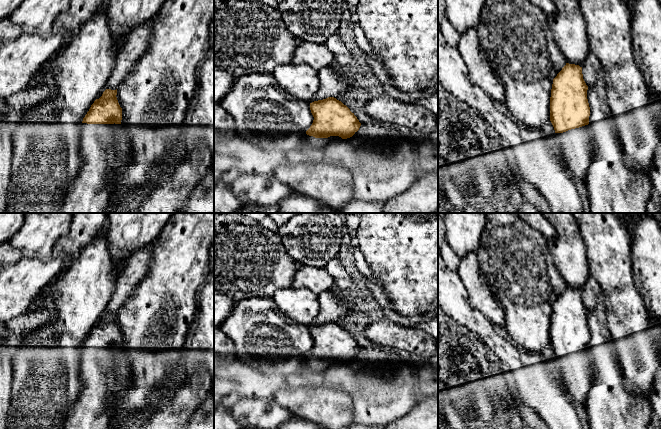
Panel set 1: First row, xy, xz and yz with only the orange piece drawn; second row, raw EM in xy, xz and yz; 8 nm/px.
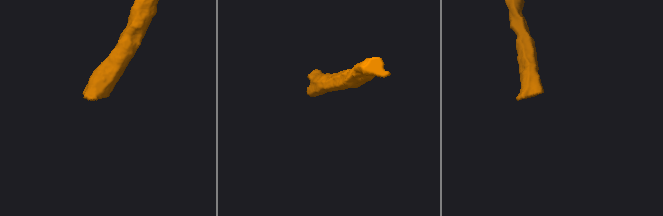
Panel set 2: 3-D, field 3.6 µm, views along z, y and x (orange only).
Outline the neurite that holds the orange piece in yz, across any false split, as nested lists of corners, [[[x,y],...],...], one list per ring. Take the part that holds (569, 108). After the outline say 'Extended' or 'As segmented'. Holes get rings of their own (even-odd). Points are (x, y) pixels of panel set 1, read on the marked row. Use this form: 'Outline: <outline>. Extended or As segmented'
Outline: [[[566,63],[553,79],[550,121],[560,143],[560,151],[571,177],[586,183],[595,155],[589,124],[590,107],[582,67]]]. Extended

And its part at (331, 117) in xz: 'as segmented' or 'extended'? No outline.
extended

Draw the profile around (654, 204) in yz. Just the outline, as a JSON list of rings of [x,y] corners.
[[[652,93],[649,95],[650,109],[659,131],[659,143],[653,156],[650,168],[652,181],[651,195],[648,201],[647,213],[661,213],[661,104]]]

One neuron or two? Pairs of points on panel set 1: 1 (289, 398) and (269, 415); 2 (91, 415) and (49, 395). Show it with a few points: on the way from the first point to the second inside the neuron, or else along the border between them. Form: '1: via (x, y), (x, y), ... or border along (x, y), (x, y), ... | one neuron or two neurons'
1: border along (275, 402), (285, 407), (293, 415) | two neurons
2: border along (82, 385), (82, 390), (77, 400), (65, 418) | two neurons

